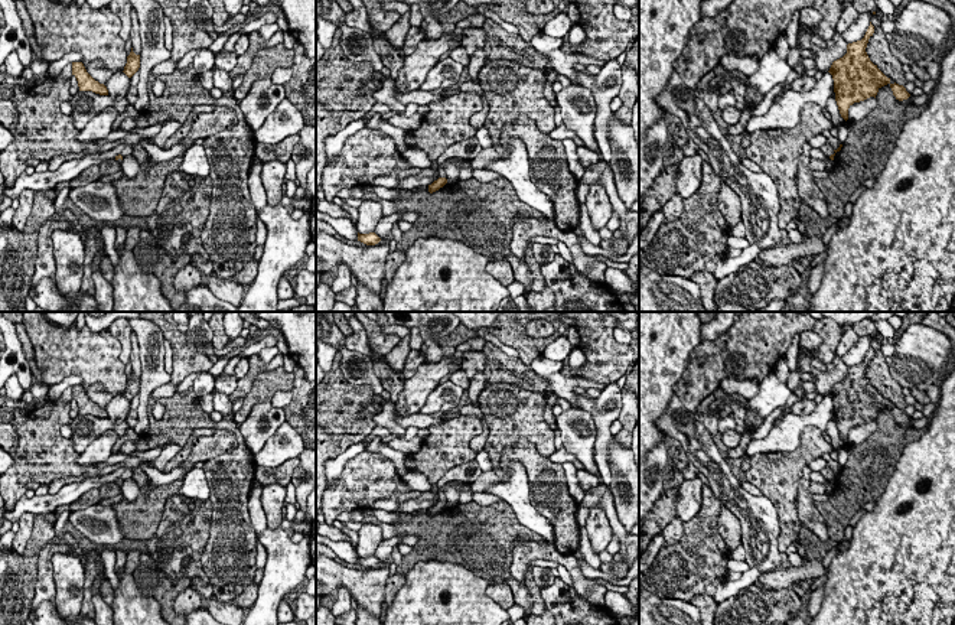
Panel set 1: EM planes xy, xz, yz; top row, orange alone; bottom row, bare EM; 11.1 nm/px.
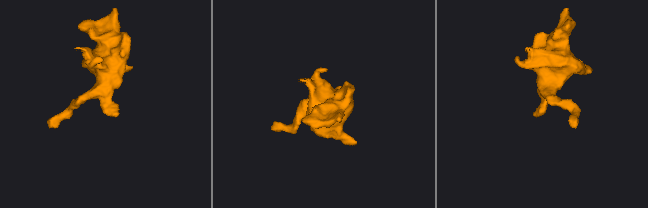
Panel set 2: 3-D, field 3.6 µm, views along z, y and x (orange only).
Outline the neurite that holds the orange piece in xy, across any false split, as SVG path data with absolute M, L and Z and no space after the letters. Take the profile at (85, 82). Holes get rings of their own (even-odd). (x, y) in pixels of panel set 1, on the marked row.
M72 62L72 75L78 81L79 91L92 91L100 95L108 95L104 84L95 81L85 69L82 62Z

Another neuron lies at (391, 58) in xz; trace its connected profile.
M372 29L371 38L374 49L379 55L382 65L390 69L391 77L395 79L401 68L404 66L404 51L401 48L394 49L385 39L384 32L377 32Z

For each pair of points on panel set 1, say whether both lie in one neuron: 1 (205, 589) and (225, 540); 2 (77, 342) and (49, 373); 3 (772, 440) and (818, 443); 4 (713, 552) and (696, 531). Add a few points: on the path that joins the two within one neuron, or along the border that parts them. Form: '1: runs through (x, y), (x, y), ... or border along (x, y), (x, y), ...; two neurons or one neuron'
1: border along (205, 546), (201, 566), (214, 596); two neurons
2: runs through (69, 350), (55, 365); one neuron
3: border along (821, 430), (807, 426), (795, 449), (769, 452); two neurons
4: runs through (709, 547), (700, 536); one neuron

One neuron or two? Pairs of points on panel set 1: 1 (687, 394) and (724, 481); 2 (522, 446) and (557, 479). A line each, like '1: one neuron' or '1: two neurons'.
1: two neurons
2: one neuron

